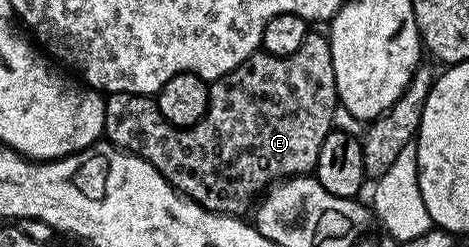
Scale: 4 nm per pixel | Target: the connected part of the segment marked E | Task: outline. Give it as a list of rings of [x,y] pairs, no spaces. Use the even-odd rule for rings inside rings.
[[[310,31],[303,39],[303,47],[299,47],[295,55],[280,57],[258,51],[239,63],[239,67],[212,82],[205,117],[190,129],[178,129],[163,119],[152,96],[143,93],[108,94],[105,97],[104,136],[110,145],[151,162],[159,175],[163,175],[169,186],[182,197],[189,197],[196,205],[210,209],[212,213],[241,215],[249,204],[252,206],[258,200],[262,191],[268,190],[271,183],[309,175],[316,170],[319,147],[323,147],[323,139],[327,139],[335,127],[333,117],[338,108],[329,38],[324,32]]]

